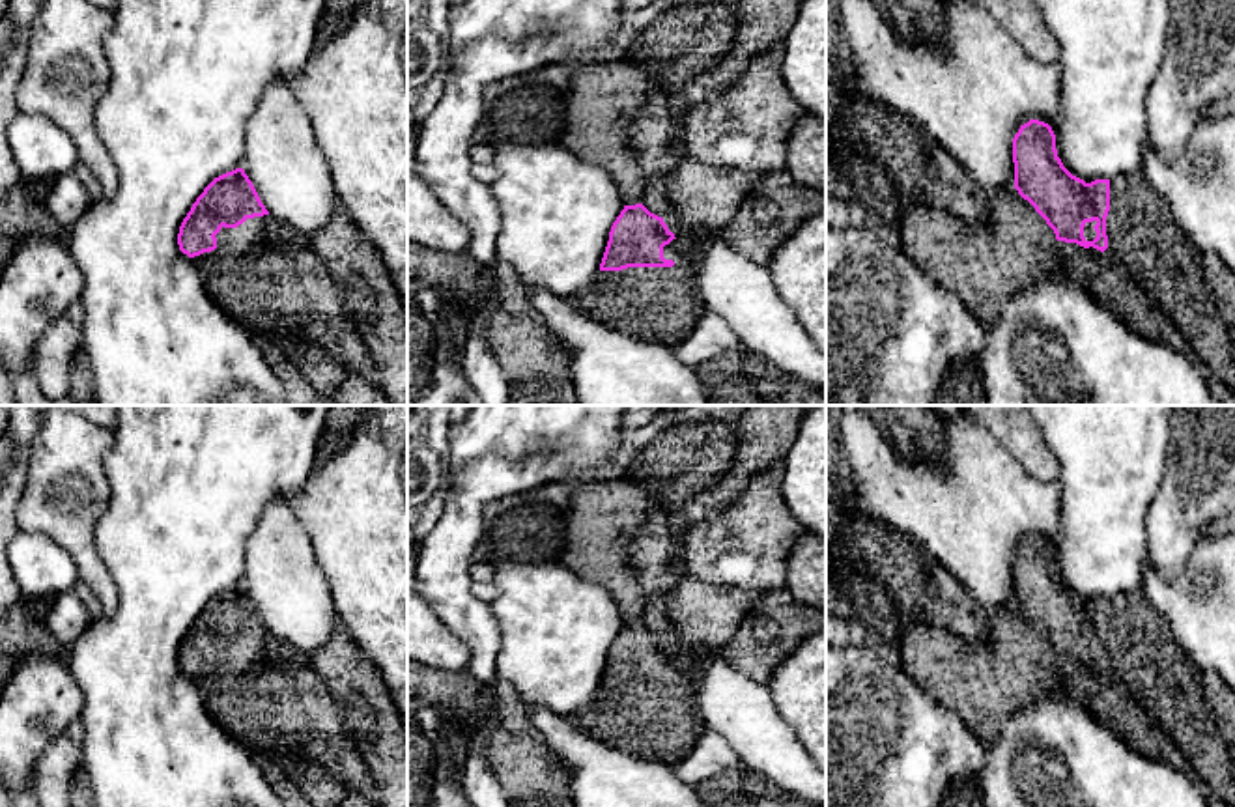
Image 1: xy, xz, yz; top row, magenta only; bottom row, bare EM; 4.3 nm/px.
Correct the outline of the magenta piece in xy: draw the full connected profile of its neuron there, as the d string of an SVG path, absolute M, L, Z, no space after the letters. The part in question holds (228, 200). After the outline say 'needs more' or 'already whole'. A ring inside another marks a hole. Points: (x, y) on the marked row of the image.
M243 168L215 177L183 219L177 245L194 263L247 254L275 234L275 217L262 204Z; needs more

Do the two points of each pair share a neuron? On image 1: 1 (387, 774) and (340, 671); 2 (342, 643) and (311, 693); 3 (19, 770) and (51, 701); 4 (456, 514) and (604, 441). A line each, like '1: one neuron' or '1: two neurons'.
1: one neuron
2: two neurons
3: one neuron
4: one neuron

